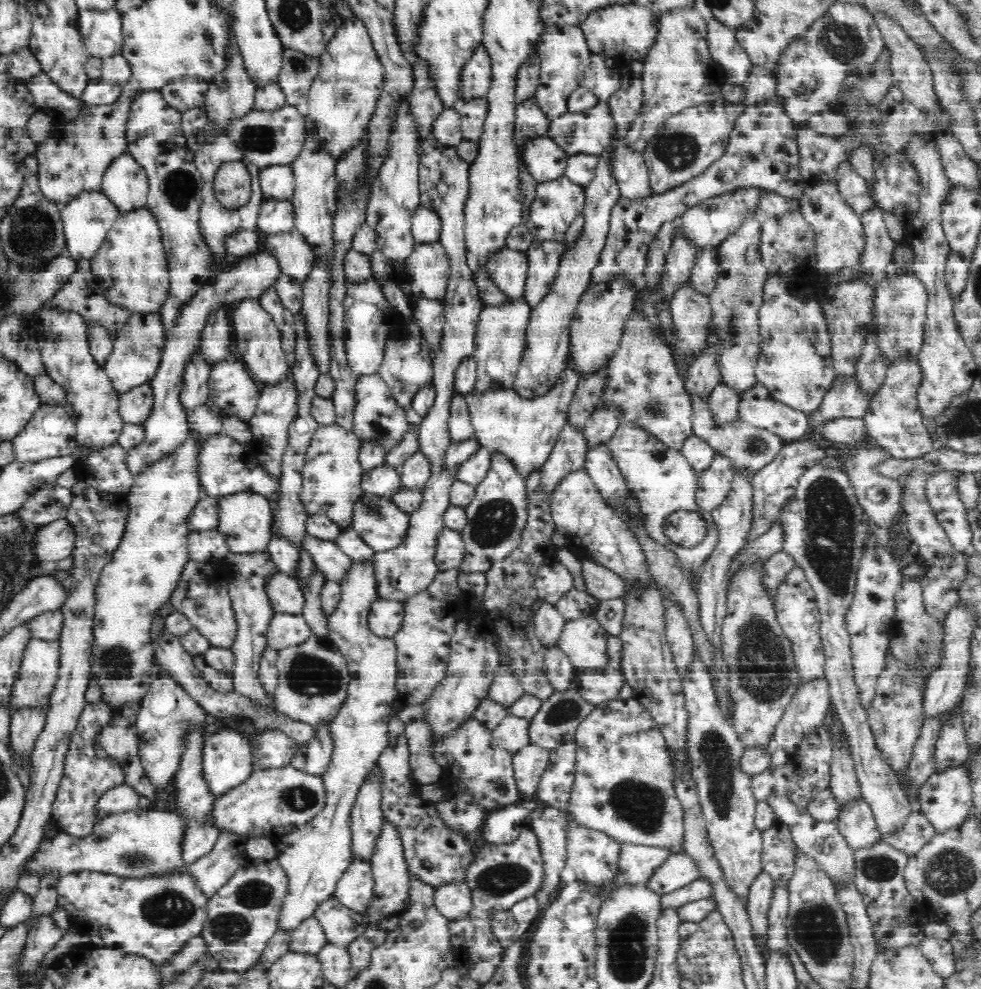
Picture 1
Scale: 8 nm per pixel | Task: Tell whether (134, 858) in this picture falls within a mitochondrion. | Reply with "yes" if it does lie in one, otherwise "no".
yes

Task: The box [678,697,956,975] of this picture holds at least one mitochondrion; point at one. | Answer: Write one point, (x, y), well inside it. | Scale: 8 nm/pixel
(816, 928)

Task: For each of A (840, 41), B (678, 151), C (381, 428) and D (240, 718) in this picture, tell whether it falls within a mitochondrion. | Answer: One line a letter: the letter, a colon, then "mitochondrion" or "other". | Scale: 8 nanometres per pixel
A: mitochondrion
B: mitochondrion
C: mitochondrion
D: mitochondrion

